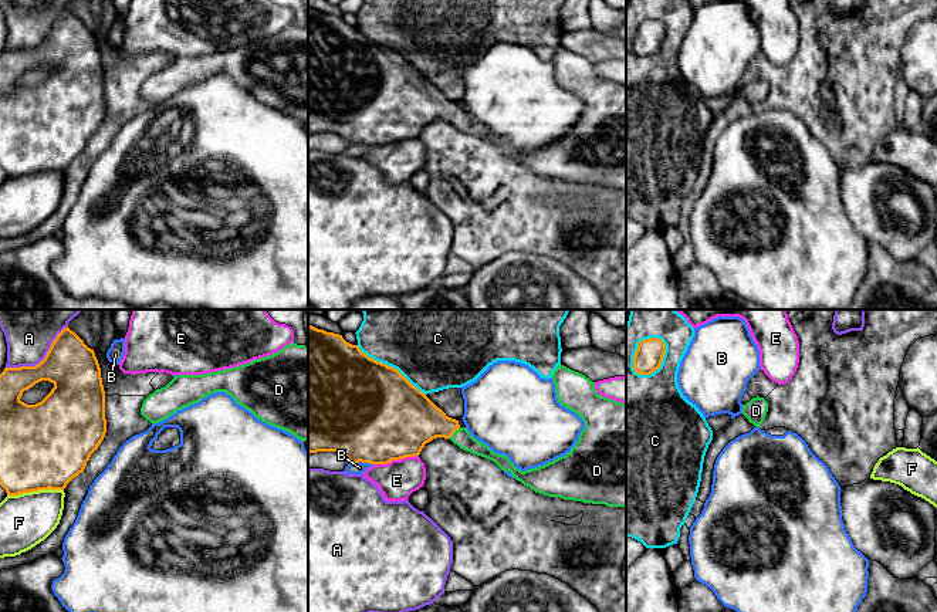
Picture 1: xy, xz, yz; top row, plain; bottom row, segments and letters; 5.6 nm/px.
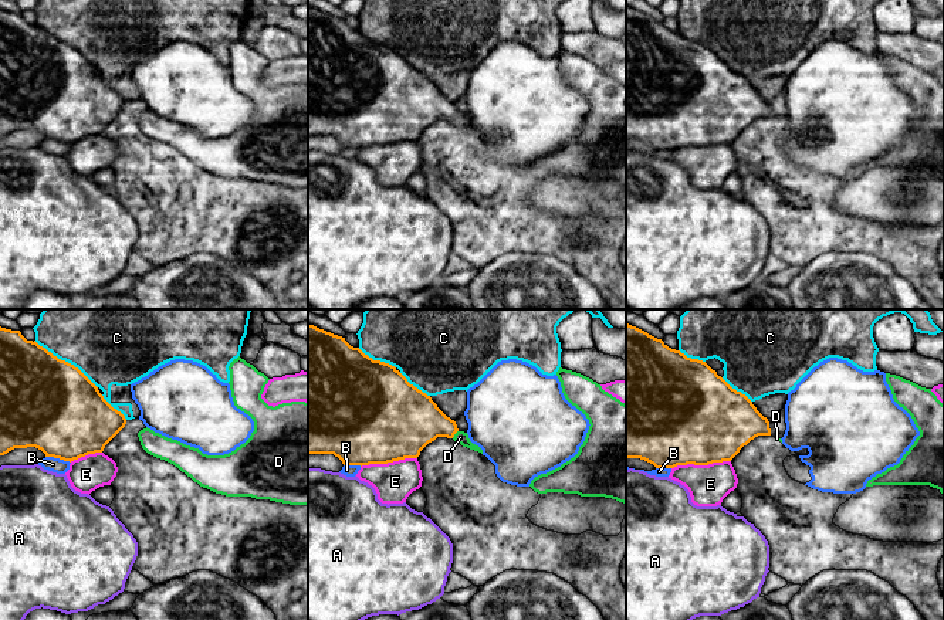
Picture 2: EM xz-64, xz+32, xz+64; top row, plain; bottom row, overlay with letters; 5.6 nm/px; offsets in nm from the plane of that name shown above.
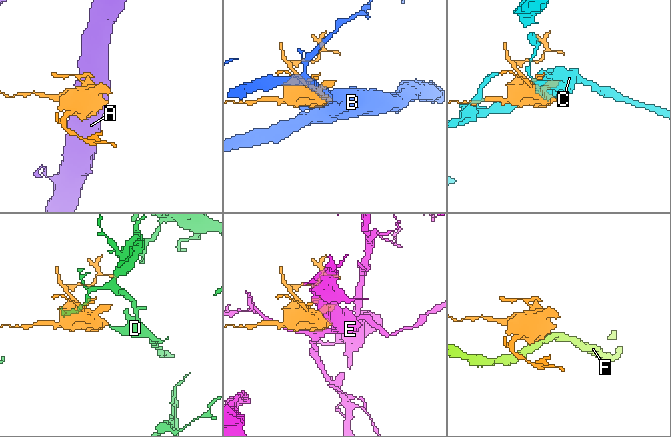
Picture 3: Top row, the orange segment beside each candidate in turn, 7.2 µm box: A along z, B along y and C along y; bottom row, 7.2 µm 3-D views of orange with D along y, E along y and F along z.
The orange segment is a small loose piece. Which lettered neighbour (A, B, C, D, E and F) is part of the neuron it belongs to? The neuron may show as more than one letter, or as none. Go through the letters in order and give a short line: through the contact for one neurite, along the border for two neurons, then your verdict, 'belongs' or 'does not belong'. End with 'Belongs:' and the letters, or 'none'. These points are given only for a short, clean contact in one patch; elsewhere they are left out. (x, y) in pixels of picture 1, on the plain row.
A: does not belong
B: does not belong
C: does not belong
D: line xz (412, 101), (433, 104), (455, 112), (462, 119); belongs
E: does not belong
F: line xy (63, 171), (39, 171), (7, 178); does not belong
Belongs: D

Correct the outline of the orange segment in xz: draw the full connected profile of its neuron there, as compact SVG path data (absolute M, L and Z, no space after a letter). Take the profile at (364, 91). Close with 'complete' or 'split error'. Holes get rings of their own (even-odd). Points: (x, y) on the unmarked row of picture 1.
M308 7L308 136L336 133L349 145L388 146L392 142L419 138L426 125L444 119L466 133L494 143L535 175L608 189L626 189L626 87L601 78L595 64L564 47L557 48L552 62L558 84L575 94L585 104L585 111L569 135L544 148L521 153L507 138L494 135L487 126L474 121L459 106L459 102L449 99L398 51L369 40L358 27L346 24L339 16Z; split error

